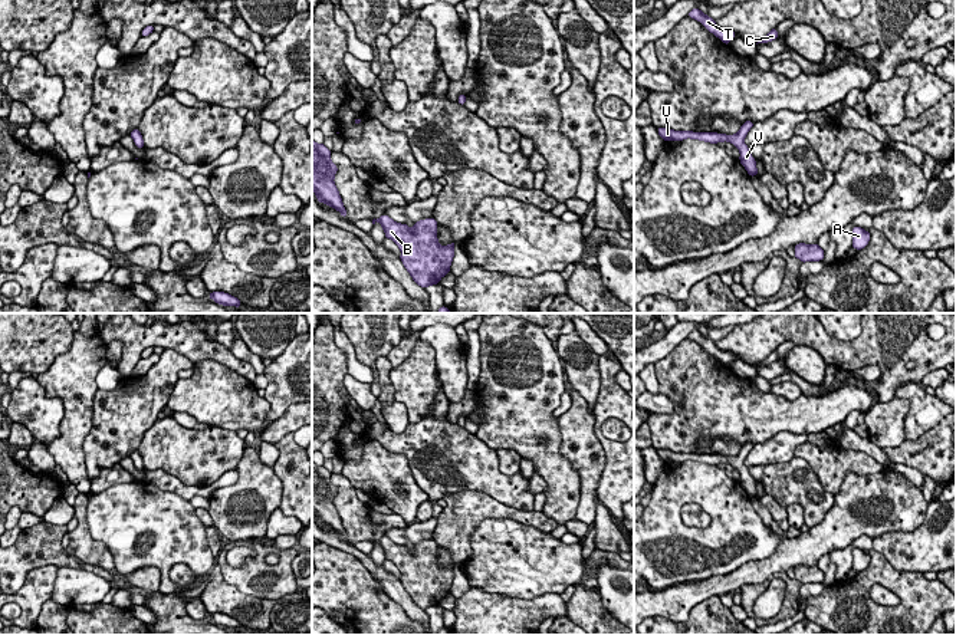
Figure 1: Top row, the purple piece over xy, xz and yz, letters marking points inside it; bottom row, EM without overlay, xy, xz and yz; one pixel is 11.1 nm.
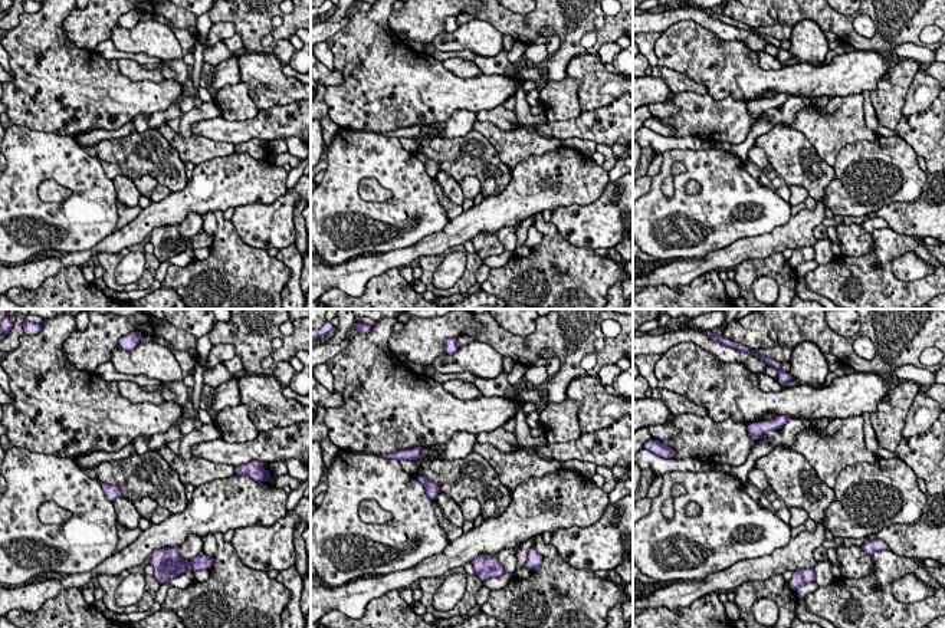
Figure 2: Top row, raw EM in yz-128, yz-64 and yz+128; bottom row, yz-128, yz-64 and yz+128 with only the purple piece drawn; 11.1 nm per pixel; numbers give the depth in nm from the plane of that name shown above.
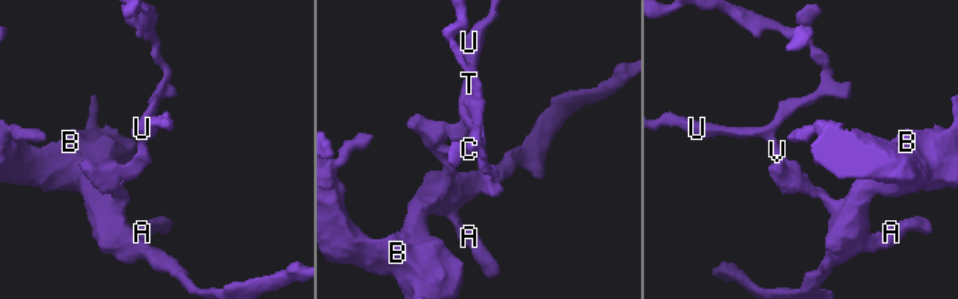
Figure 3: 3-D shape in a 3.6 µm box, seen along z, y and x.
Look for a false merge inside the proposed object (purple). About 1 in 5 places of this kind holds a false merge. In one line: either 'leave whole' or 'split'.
leave whole

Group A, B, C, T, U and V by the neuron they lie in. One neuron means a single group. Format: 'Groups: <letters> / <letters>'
Groups: A B C T U V

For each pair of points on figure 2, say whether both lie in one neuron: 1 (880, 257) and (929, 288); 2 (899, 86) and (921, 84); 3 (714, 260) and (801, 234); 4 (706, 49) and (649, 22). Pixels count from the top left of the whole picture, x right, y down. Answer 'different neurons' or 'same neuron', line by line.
1: same neuron
2: different neurons
3: same neuron
4: different neurons

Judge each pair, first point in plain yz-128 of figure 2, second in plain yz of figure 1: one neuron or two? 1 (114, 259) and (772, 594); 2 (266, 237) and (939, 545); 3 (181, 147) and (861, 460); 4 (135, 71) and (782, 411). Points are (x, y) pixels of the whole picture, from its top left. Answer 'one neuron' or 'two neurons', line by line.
1: two neurons
2: one neuron
3: one neuron
4: two neurons

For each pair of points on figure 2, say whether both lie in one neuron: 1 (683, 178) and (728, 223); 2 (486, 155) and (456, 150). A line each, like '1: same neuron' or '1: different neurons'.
1: same neuron
2: same neuron

